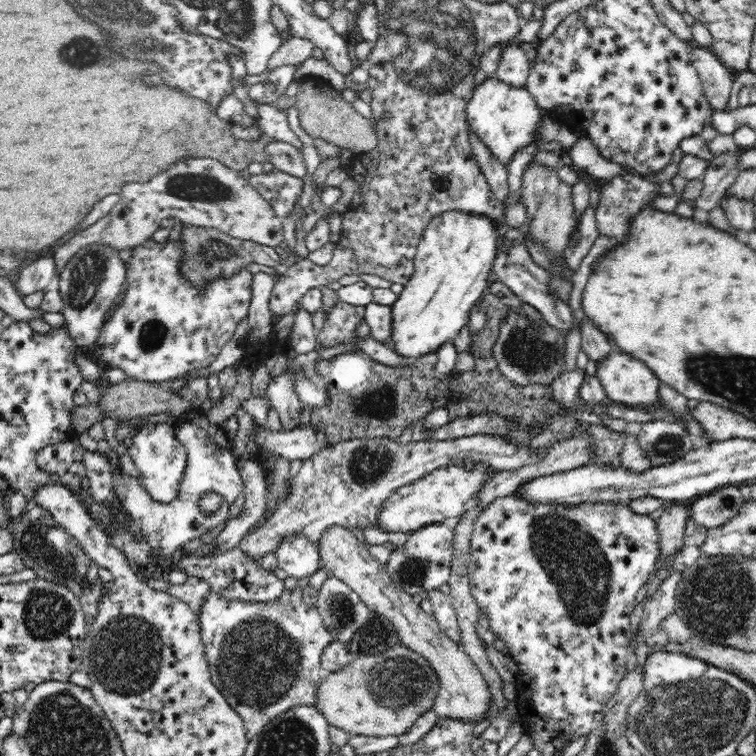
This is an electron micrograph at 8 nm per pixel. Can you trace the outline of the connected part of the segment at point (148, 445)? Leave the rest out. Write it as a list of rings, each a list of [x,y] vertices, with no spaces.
[[[167,421],[162,424],[148,424],[137,427],[127,443],[126,449],[132,457],[137,469],[138,480],[152,501],[170,503],[176,498],[184,469],[187,466],[188,452],[176,437],[176,426]]]

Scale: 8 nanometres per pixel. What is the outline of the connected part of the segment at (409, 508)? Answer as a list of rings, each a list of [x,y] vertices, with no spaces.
[[[484,461],[474,462],[473,468],[462,466],[443,467],[433,470],[428,476],[400,488],[386,500],[378,512],[380,528],[387,532],[412,533],[420,527],[434,523],[454,522],[462,516],[472,502],[491,480],[491,466]]]

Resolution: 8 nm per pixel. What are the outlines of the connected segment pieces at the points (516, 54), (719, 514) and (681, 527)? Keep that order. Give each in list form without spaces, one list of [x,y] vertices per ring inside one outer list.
[[[519,40],[502,41],[500,58],[494,76],[510,85],[523,87],[530,70],[530,58],[520,47]]]
[[[728,485],[714,493],[704,495],[694,502],[689,510],[696,524],[707,529],[726,524],[740,512],[746,500],[741,496],[739,486]]]
[[[678,502],[667,504],[656,526],[660,535],[660,558],[676,553],[682,544],[688,510]]]

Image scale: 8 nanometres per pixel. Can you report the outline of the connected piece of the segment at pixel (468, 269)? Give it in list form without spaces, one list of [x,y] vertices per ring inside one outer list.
[[[459,210],[434,216],[417,244],[414,274],[392,304],[392,346],[407,359],[432,354],[468,324],[472,308],[490,286],[490,272],[501,246],[498,223],[488,215]]]

